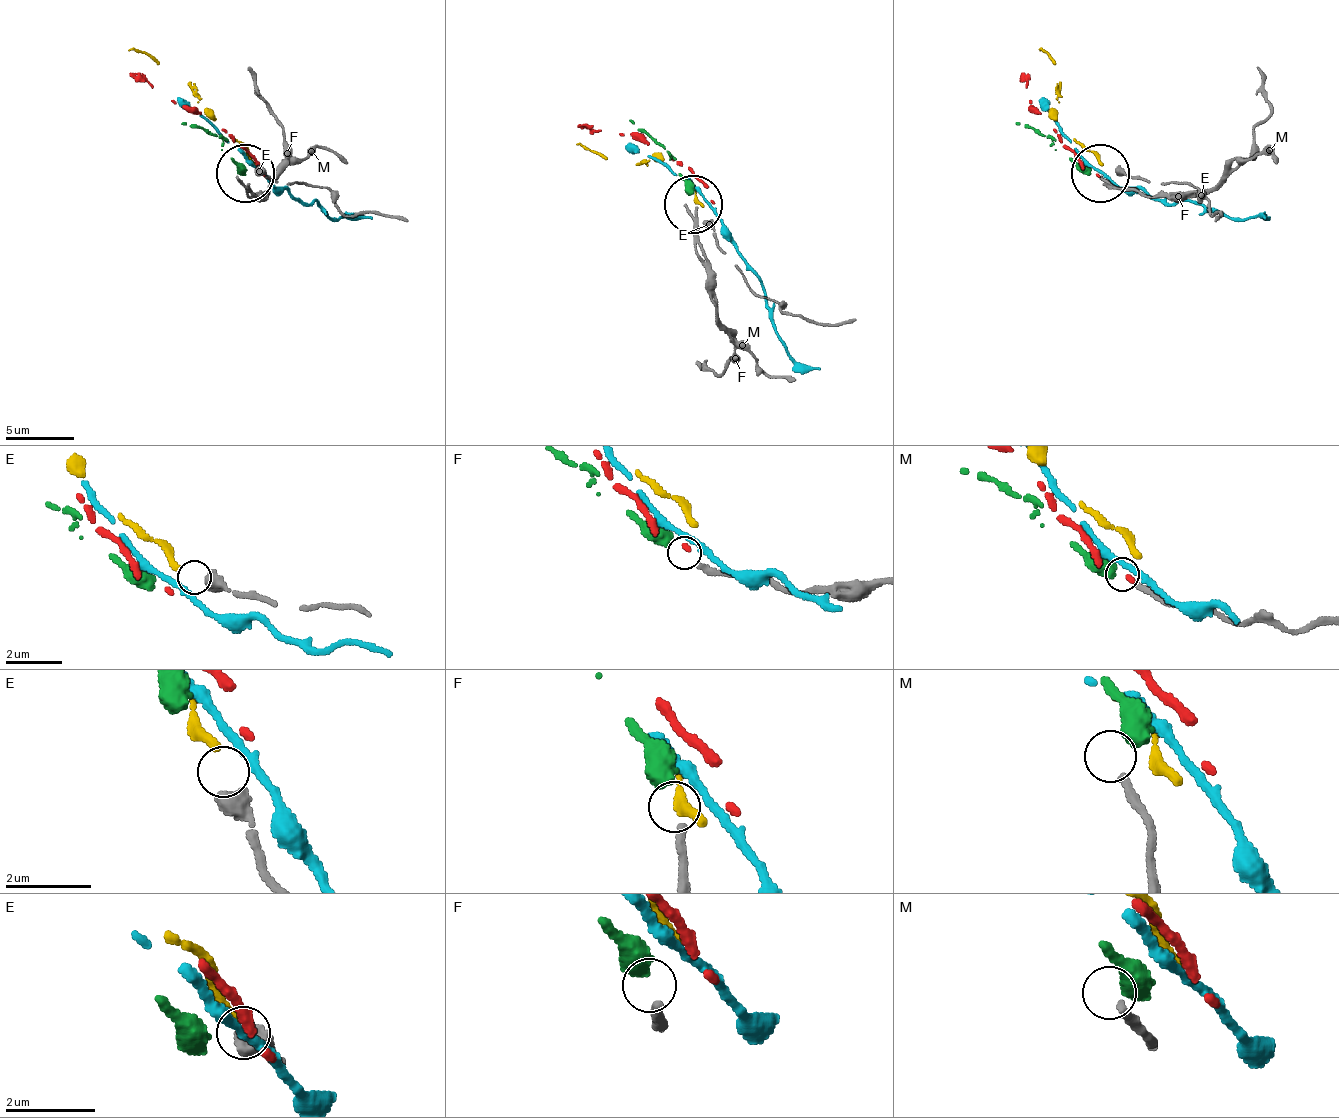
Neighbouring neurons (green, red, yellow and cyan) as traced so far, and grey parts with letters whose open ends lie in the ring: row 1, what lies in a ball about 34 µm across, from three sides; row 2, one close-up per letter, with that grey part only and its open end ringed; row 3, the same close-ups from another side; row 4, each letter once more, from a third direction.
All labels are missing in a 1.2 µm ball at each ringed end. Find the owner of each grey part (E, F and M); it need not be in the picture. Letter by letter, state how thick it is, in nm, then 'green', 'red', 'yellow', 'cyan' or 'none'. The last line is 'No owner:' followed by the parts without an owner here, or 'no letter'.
E: 480 nm | yellow
F: 200 nm | green
M: 220 nm | none
No owner: M

